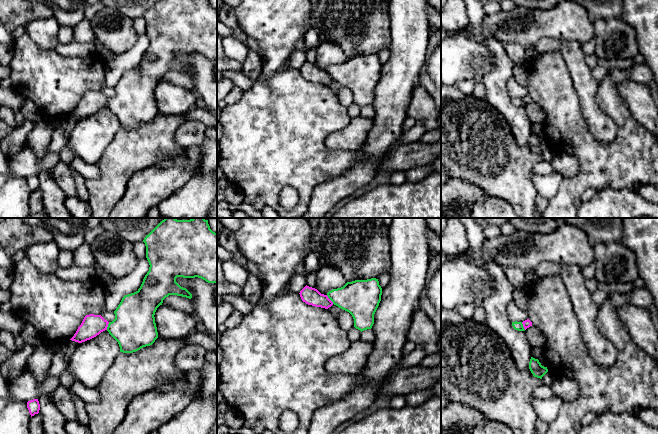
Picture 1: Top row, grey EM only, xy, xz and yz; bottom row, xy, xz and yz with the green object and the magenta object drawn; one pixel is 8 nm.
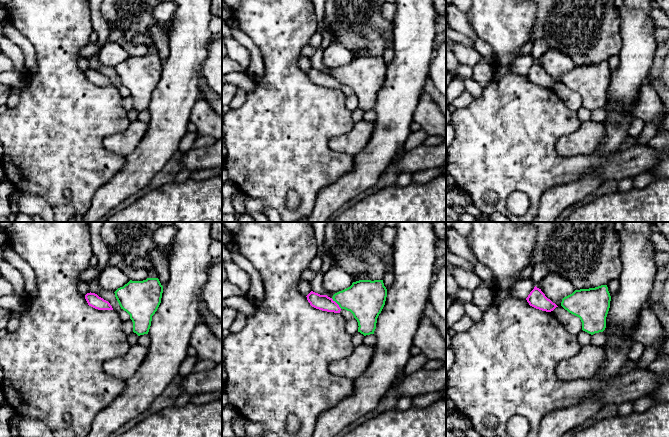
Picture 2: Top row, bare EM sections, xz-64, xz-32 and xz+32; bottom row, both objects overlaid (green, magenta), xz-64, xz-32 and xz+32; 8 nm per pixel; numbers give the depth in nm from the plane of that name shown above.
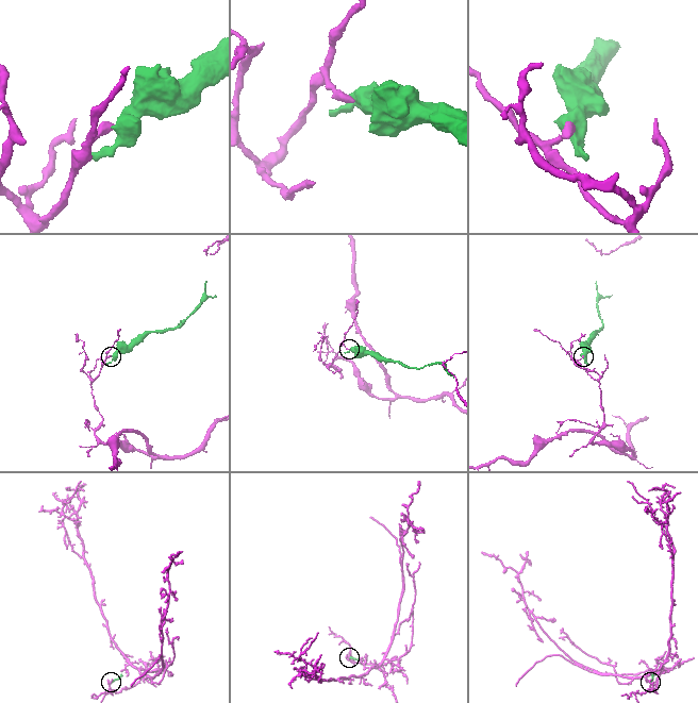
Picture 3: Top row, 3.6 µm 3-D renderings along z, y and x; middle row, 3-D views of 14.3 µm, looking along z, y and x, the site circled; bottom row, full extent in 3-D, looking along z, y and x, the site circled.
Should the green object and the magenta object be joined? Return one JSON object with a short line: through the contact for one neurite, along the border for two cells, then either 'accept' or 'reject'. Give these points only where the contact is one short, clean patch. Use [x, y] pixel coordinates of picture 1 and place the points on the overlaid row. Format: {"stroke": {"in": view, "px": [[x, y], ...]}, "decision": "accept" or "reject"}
{"stroke": {"in": "xz", "px": [[326, 295], [333, 303]]}, "decision": "reject"}

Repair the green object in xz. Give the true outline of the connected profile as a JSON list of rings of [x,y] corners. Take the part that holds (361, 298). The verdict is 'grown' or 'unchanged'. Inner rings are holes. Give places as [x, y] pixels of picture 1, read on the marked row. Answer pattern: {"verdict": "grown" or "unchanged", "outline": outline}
{"verdict": "unchanged", "outline": [[[376,278],[347,282],[343,287],[327,293],[334,305],[349,312],[354,319],[354,327],[361,332],[371,329],[374,324],[374,314],[381,301],[382,288]]]}

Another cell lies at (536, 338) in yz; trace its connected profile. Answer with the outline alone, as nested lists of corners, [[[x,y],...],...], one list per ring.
[[[532,325],[525,330],[525,333],[532,348],[539,348],[543,350],[546,339],[544,334],[538,328]]]

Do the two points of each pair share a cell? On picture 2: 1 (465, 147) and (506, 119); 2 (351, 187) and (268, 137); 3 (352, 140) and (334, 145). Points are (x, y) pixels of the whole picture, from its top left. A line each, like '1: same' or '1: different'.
1: same
2: different
3: same

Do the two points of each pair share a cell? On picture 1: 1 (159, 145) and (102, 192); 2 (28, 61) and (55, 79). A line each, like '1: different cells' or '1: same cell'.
1: same cell
2: same cell

